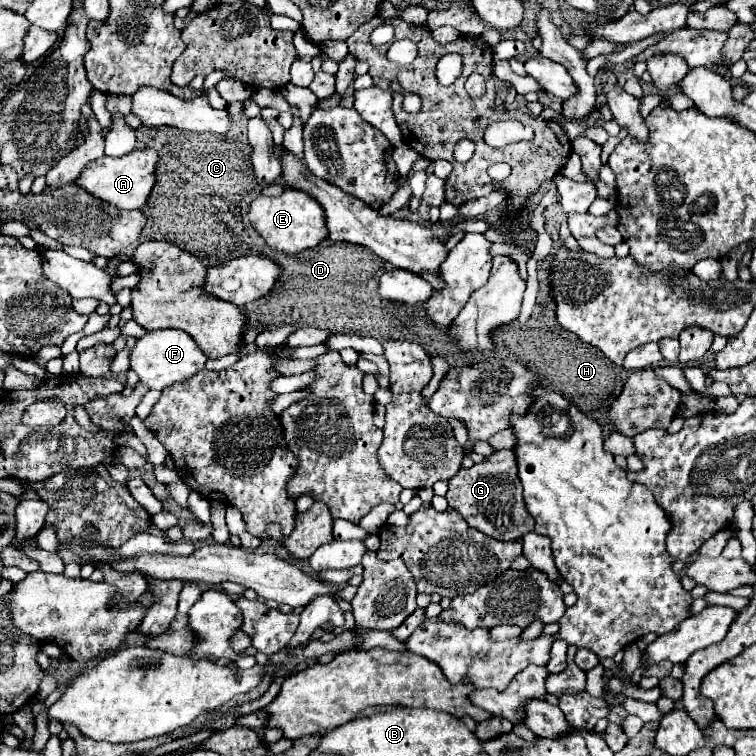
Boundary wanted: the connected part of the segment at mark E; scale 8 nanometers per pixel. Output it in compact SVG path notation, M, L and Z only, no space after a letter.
M286 189L280 197L258 195L250 205L248 221L256 229L256 233L266 241L268 247L286 255L298 255L306 249L312 249L328 235L322 207L312 197L292 189Z

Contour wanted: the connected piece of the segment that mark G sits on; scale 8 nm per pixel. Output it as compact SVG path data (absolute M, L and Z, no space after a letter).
M496 451L492 455L486 457L486 461L472 465L470 469L460 469L450 481L448 481L448 505L452 509L456 509L470 527L482 531L484 535L492 537L492 539L500 539L500 541L520 541L524 533L534 529L534 519L532 515L526 511L524 507L524 499L522 499L522 485L520 479L516 475L516 457L512 451Z

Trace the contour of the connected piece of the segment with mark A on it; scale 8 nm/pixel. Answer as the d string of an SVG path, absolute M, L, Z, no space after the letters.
M152 149L132 151L124 157L100 157L84 167L76 183L80 183L80 187L84 187L84 191L88 191L90 195L96 195L96 199L104 199L106 203L112 203L122 209L140 209L144 207L154 185L156 161L158 153Z

